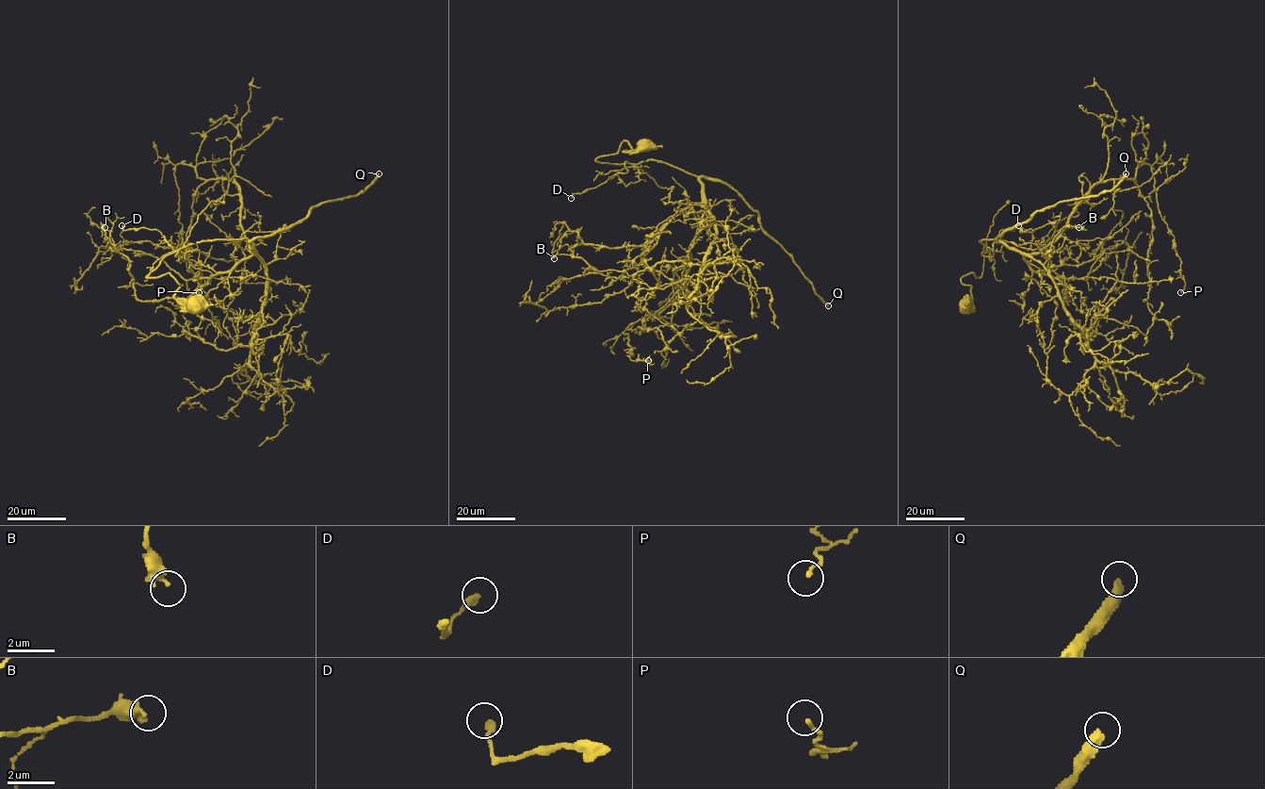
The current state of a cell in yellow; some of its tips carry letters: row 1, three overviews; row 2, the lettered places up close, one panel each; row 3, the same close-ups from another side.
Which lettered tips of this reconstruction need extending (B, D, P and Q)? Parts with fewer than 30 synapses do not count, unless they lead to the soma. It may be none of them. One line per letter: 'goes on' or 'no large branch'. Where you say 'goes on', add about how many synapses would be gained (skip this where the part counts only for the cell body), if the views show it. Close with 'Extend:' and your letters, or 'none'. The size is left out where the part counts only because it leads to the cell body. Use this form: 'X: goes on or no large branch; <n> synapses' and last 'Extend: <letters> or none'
B: no large branch
D: no large branch
P: no large branch
Q: goes on; 250 synapses
Extend: Q

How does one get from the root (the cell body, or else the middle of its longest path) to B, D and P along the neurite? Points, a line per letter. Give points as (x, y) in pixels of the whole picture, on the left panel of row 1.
B: (195, 306), (170, 273), (146, 277), (189, 244), (246, 238), (251, 254), (186, 298), (142, 301), (105, 227)
D: (195, 306), (175, 298), (182, 285), (170, 273), (146, 277), (178, 251), (175, 256), (155, 229), (121, 225)
P: (195, 306), (170, 273), (146, 277), (165, 256), (243, 238), (255, 254), (238, 188), (178, 164), (199, 292)

